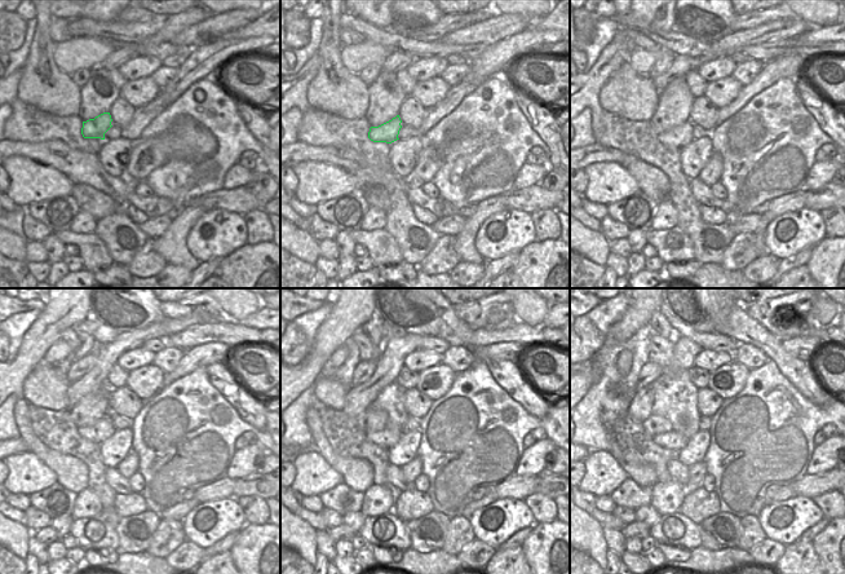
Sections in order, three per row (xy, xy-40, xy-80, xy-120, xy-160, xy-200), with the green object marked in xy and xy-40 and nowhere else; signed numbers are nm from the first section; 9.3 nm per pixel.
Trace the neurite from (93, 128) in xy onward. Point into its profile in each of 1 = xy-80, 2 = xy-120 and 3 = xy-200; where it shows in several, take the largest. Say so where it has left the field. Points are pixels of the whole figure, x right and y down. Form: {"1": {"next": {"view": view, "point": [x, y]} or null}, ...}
{"1": {"next": {"view": "xy-80", "point": [678, 136]}}, "2": {"next": {"view": "xy-120", "point": [101, 429]}}, "3": {"next": {"view": "xy-200", "point": [675, 441]}}}

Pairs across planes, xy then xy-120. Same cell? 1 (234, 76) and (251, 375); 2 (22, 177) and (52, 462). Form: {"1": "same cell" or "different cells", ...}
{"1": "same cell", "2": "different cells"}

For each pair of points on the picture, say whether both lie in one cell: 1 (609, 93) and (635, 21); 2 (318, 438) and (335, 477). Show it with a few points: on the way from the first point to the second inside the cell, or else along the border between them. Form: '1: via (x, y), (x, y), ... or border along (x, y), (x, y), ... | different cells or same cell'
1: border along (627, 60), (607, 79), (600, 95) | different cells
2: border along (305, 449), (317, 451), (341, 475), (344, 481) | different cells

